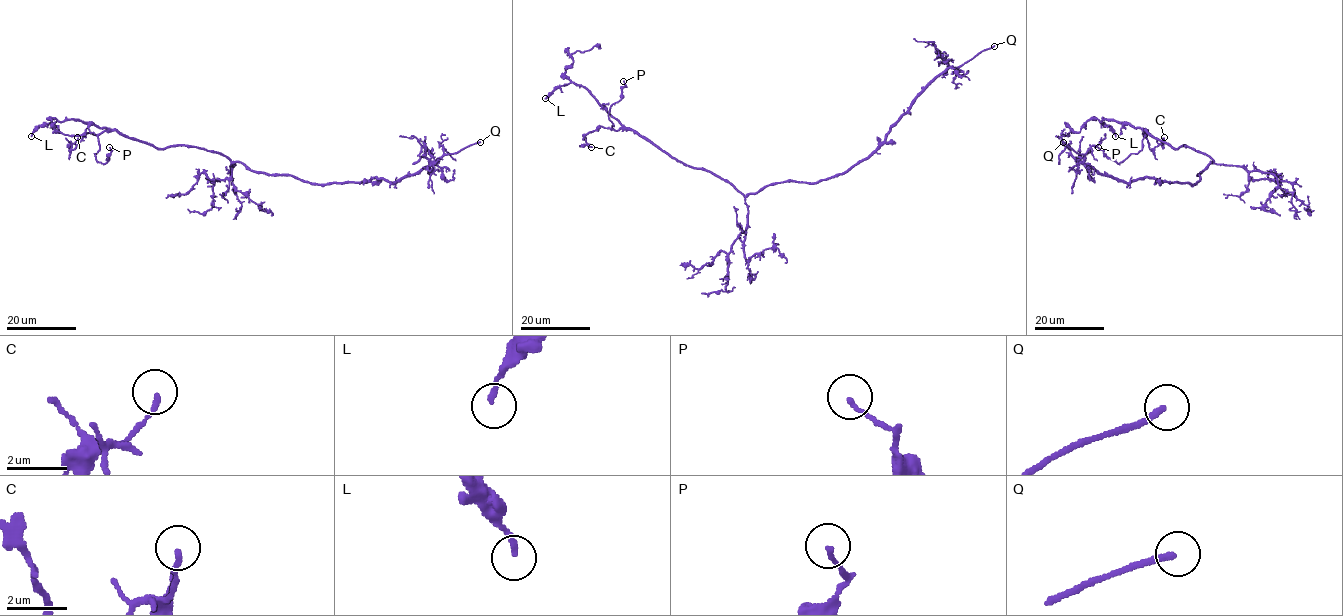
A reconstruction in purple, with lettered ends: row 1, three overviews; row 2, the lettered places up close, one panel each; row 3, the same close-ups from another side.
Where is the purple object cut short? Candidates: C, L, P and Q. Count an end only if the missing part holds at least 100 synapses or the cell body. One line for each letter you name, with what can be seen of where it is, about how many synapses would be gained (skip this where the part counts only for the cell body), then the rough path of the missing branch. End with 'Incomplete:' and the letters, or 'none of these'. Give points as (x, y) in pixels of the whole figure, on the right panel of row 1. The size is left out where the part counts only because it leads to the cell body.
Q: (1063, 142) | (1063, 142), (1052, 117), (1060, 103), (1088, 131), (1088, 142), (1082, 142)
Incomplete: Q

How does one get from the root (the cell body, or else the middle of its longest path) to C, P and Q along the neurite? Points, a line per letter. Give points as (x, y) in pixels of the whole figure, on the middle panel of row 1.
C: (756, 193), (744, 196), (708, 171), (677, 161), (630, 129), (599, 126), (585, 135), (591, 147)
P: (756, 193), (744, 196), (708, 171), (677, 161), (632, 130), (614, 130), (608, 114), (621, 98), (623, 81)
Q: (756, 193), (783, 181), (814, 183), (846, 173), (884, 141), (889, 129), (937, 77), (994, 46)

